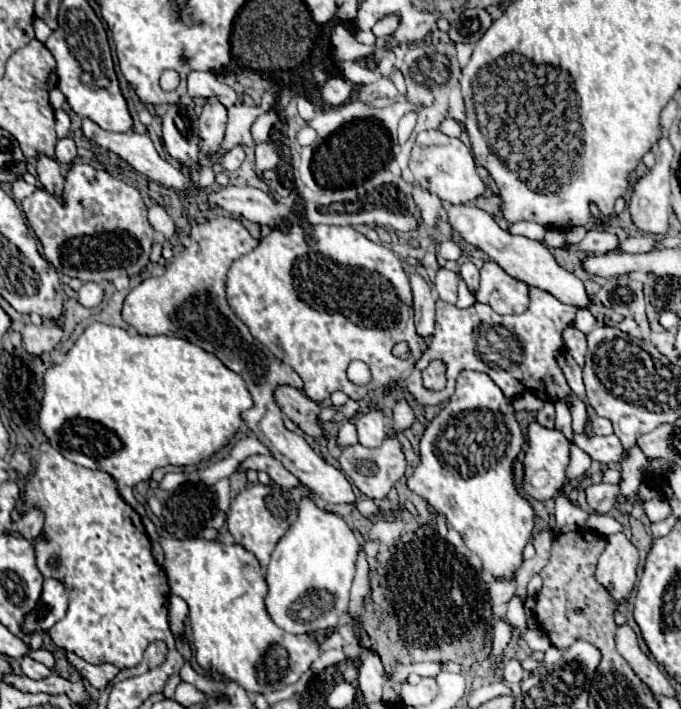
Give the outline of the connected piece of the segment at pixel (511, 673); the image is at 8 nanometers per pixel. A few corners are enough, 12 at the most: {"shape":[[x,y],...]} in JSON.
{"shape":[[504,660],[504,680],[518,684],[524,678],[520,662]]}

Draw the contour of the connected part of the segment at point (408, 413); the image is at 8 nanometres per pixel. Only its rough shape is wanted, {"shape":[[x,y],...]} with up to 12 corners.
{"shape":[[406,400],[396,402],[392,426],[394,432],[414,424],[414,412]]}

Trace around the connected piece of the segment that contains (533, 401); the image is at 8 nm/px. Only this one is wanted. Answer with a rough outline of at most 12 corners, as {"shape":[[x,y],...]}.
{"shape":[[532,392],[512,400],[514,410],[538,412],[544,406]]}

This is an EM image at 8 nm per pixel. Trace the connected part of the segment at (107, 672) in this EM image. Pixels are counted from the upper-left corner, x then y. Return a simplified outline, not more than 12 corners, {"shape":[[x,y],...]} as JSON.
{"shape":[[74,652],[66,654],[94,688],[104,690],[118,674],[114,664],[88,664]]}

